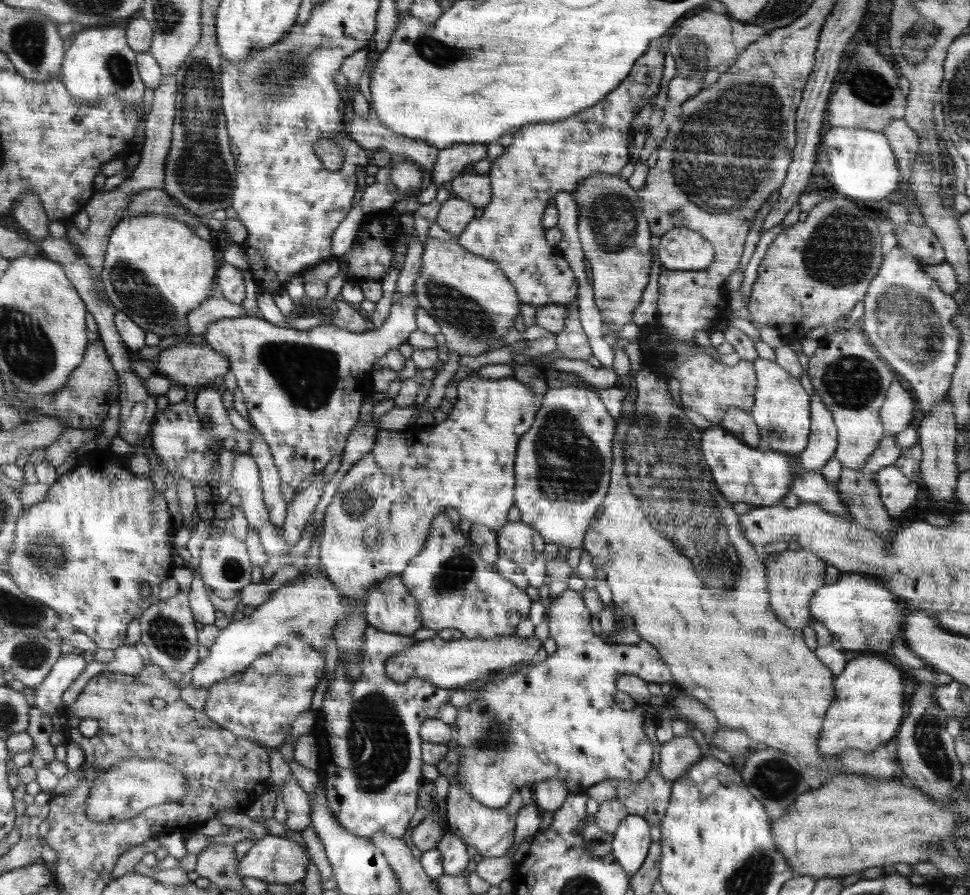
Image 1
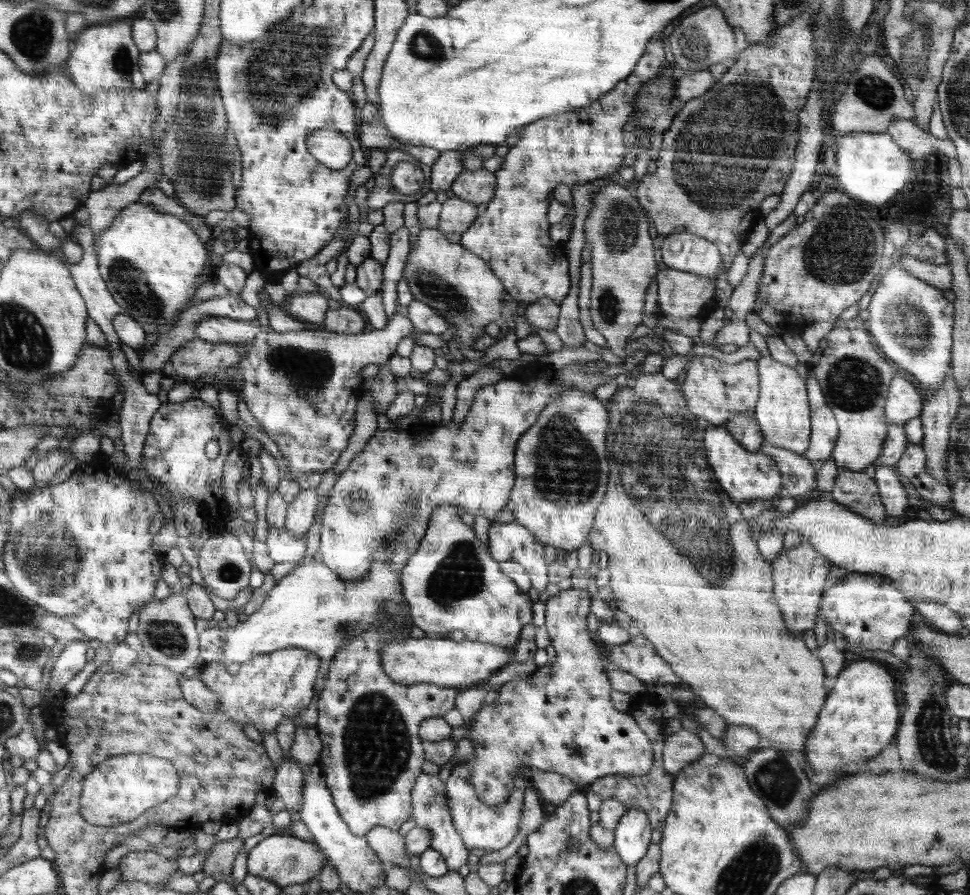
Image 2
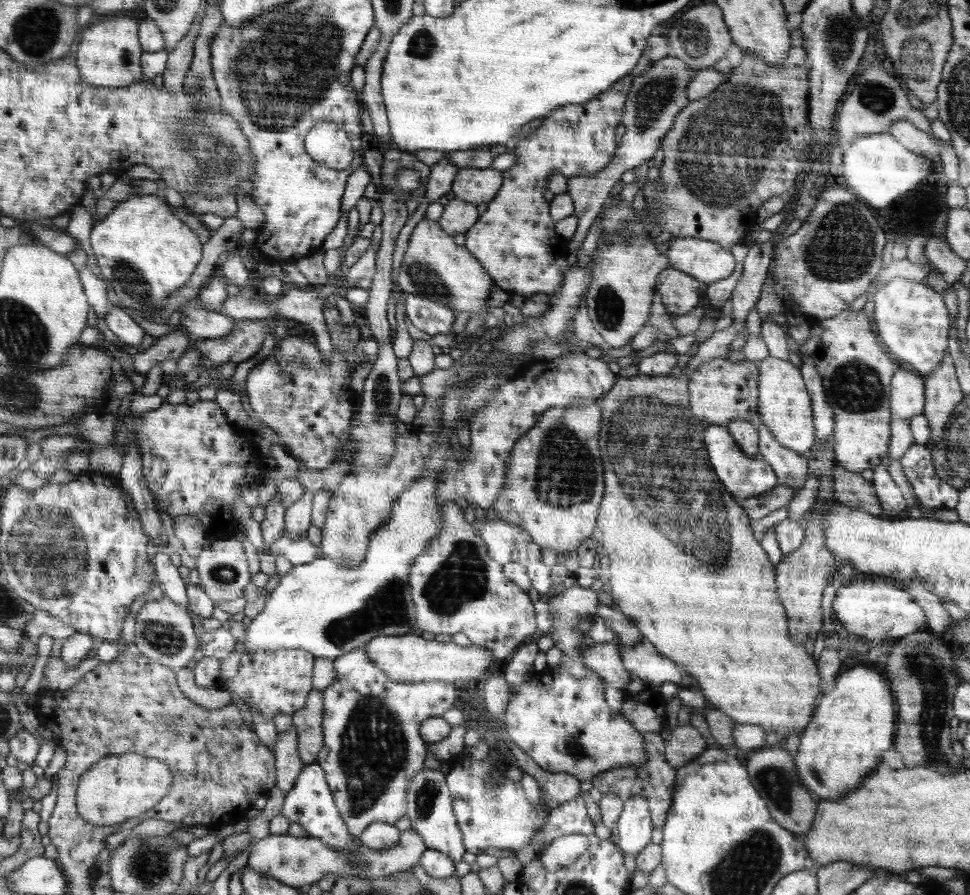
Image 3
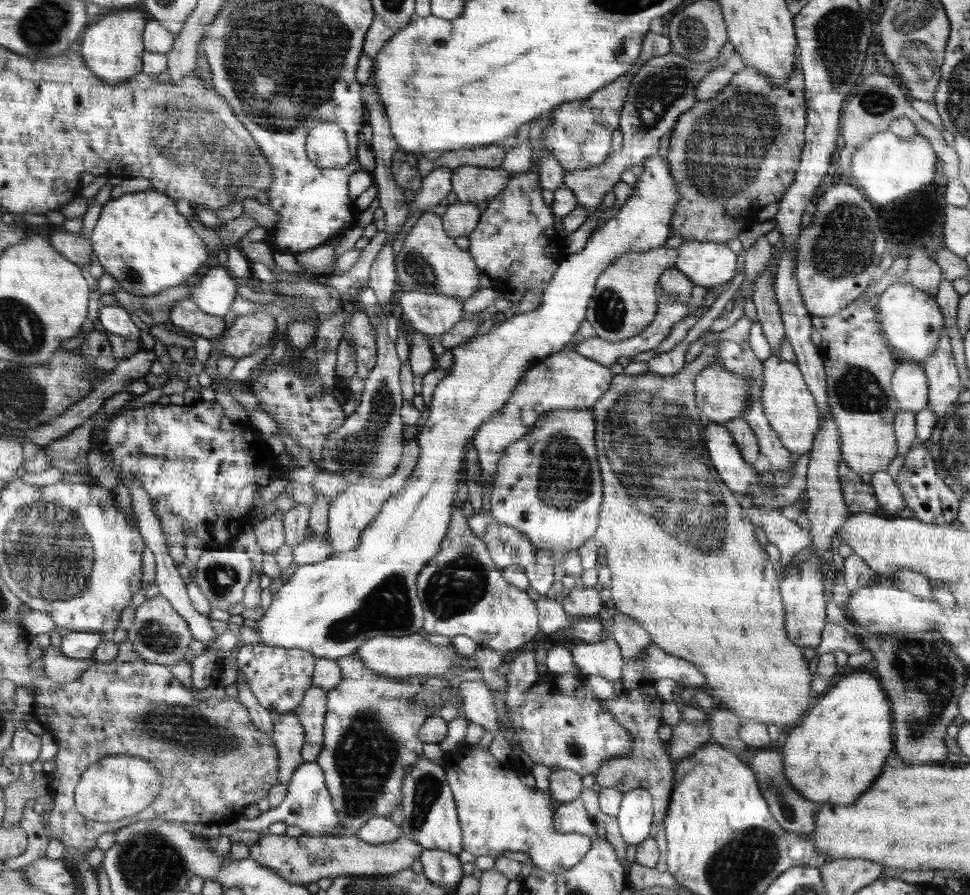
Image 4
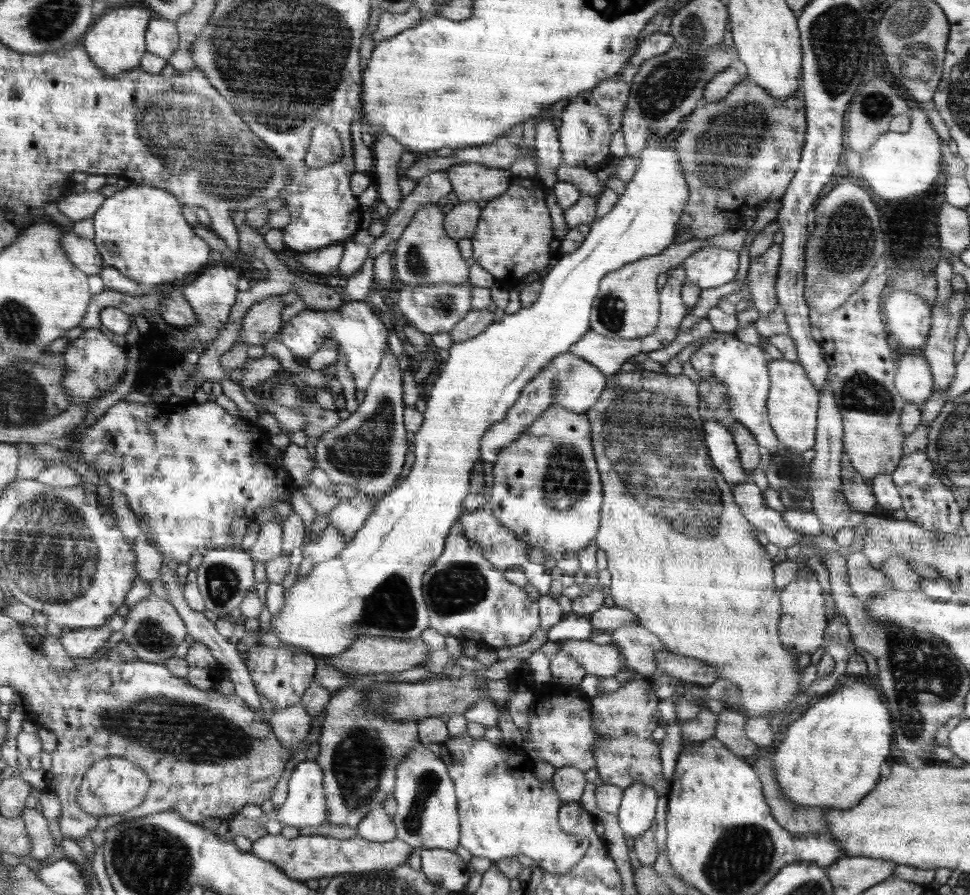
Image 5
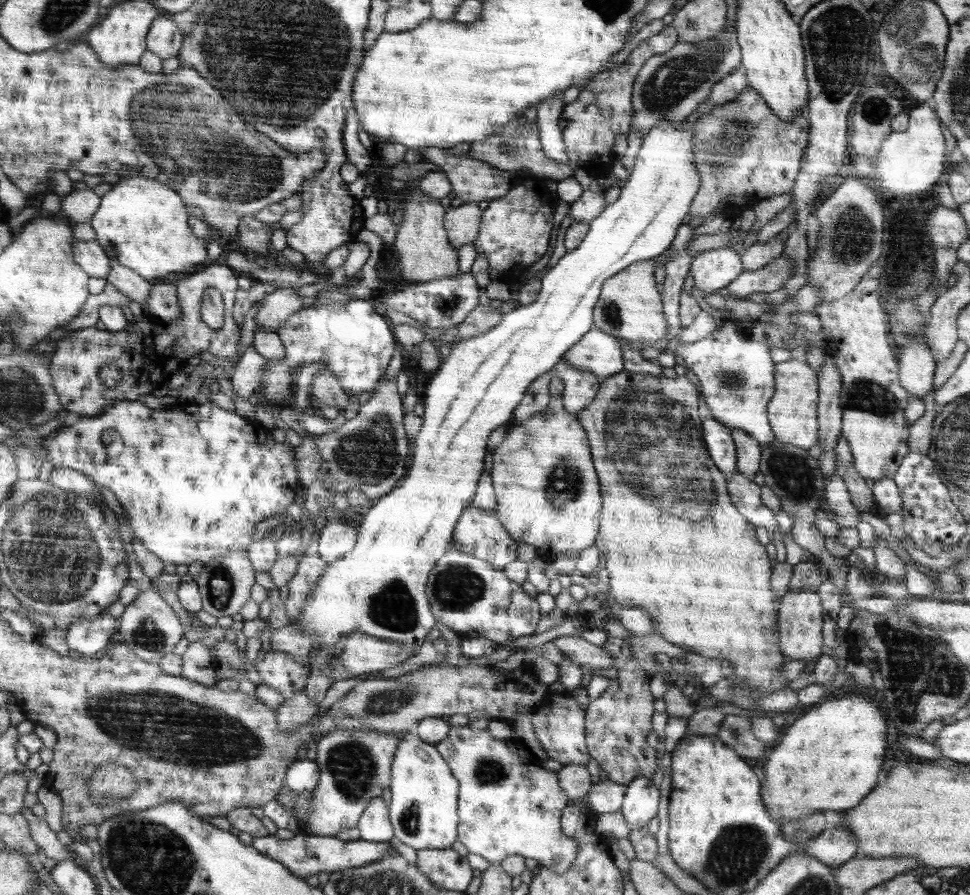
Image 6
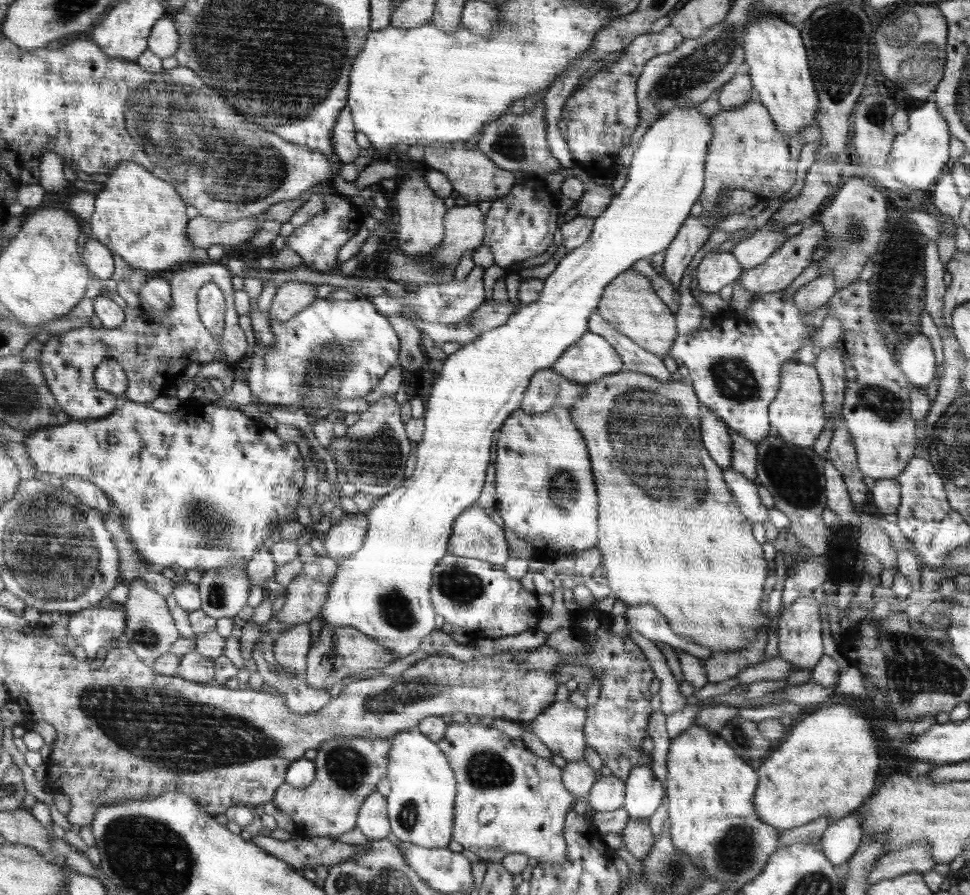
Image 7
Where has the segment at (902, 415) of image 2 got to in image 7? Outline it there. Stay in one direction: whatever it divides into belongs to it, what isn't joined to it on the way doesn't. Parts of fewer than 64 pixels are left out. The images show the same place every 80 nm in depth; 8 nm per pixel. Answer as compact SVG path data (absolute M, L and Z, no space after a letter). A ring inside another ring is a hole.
M918 332L911 338L904 346L900 360L903 373L910 384L909 388L924 389L929 382L932 382L936 372L936 361L930 340L924 334Z

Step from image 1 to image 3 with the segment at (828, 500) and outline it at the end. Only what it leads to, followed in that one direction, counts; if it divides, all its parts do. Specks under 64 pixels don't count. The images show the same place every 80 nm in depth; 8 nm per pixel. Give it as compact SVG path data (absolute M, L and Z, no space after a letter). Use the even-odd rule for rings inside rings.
M760 416L755 420L755 425L759 431L759 452L775 471L777 483L788 485L789 489L798 492L808 478L807 455L782 446Z

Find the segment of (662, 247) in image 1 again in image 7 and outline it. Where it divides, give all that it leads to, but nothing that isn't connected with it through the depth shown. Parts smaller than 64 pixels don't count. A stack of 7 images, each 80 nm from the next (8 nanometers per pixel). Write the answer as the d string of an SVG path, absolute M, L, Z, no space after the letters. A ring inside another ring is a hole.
M712 251L702 259L697 270L698 288L716 294L727 284L734 284L743 266L731 252Z

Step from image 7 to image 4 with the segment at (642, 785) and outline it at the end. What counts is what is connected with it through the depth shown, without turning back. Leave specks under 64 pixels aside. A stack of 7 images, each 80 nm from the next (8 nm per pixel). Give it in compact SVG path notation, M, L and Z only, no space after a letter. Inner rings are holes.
M632 789L623 794L616 820L627 845L636 846L648 838L652 816L655 816L652 797L651 792L644 789Z

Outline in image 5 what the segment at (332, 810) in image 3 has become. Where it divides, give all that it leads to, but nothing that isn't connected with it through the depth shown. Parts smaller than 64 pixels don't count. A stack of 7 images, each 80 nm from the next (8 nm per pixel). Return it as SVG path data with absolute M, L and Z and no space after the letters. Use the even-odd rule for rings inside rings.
M306 759L299 762L288 780L288 795L282 806L275 807L272 814L262 814L256 821L260 827L266 826L268 820L278 820L284 826L303 828L307 826L320 826L328 824L328 806L325 806L323 789L323 770L316 761Z

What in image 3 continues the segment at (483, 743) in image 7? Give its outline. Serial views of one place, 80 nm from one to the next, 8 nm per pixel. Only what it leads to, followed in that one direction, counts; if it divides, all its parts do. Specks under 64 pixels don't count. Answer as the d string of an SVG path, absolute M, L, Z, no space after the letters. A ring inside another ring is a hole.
M463 753L454 756L450 762L449 774L445 776L458 828L464 836L464 846L472 854L481 854L484 848L511 848L520 850L531 844L531 840L547 825L550 811L547 806L533 805L525 795L520 782L507 777L494 786L491 783L493 766L490 759L469 760ZM566 835L555 838L542 852L539 861L550 871L556 871L574 864L582 856L590 844L584 835Z

